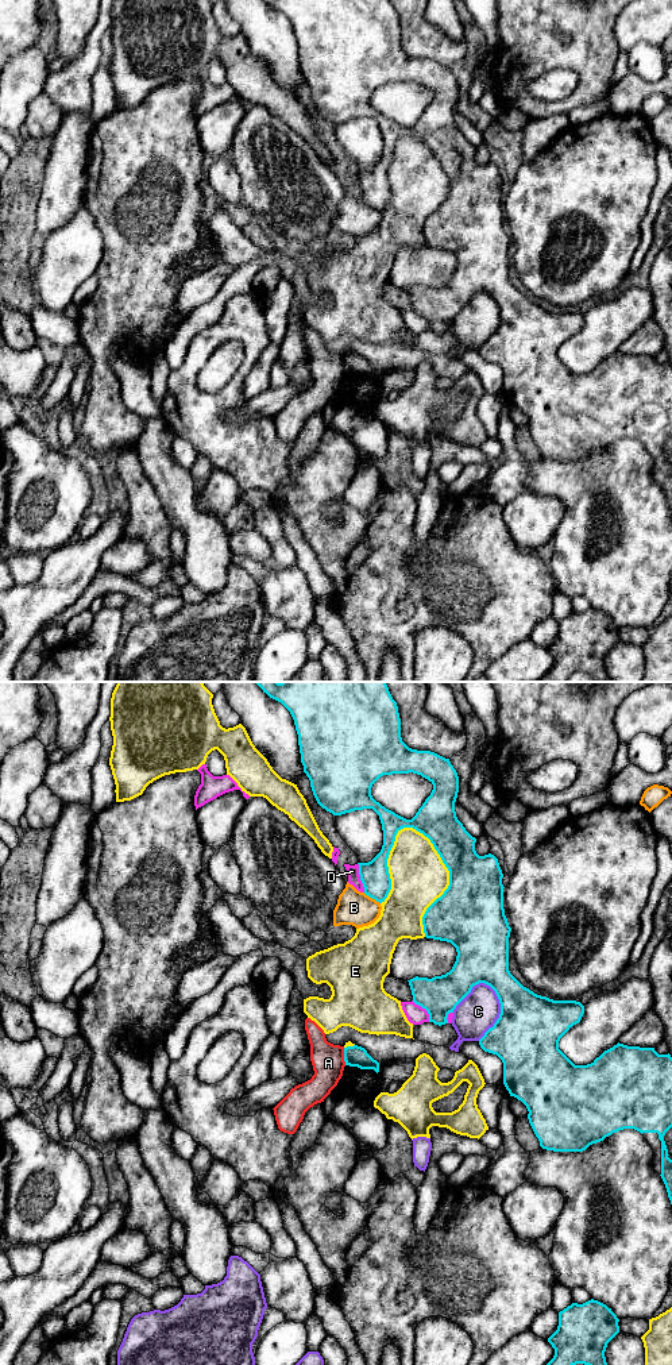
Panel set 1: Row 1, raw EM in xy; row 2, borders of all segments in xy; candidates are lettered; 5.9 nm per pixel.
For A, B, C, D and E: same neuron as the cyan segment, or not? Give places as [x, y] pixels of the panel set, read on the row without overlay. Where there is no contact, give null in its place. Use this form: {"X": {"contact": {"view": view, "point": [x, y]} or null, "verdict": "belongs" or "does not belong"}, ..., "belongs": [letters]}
{"A": {"contact": {"view": "xy", "point": [344, 365]}, "verdict": "does not belong"}, "B": {"contact": {"view": "xy", "point": [371, 205]}, "verdict": "does not belong"}, "C": {"contact": {"view": "xy", "point": [501, 319]}, "verdict": "does not belong"}, "D": {"contact": {"view": "xy", "point": [360, 186]}, "verdict": "does not belong"}, "E": {"contact": {"view": "xy", "point": [450, 184]}, "verdict": "does not belong"}, "belongs": []}

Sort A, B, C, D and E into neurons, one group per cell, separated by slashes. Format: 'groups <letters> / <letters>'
groups A / B / C / D / E

